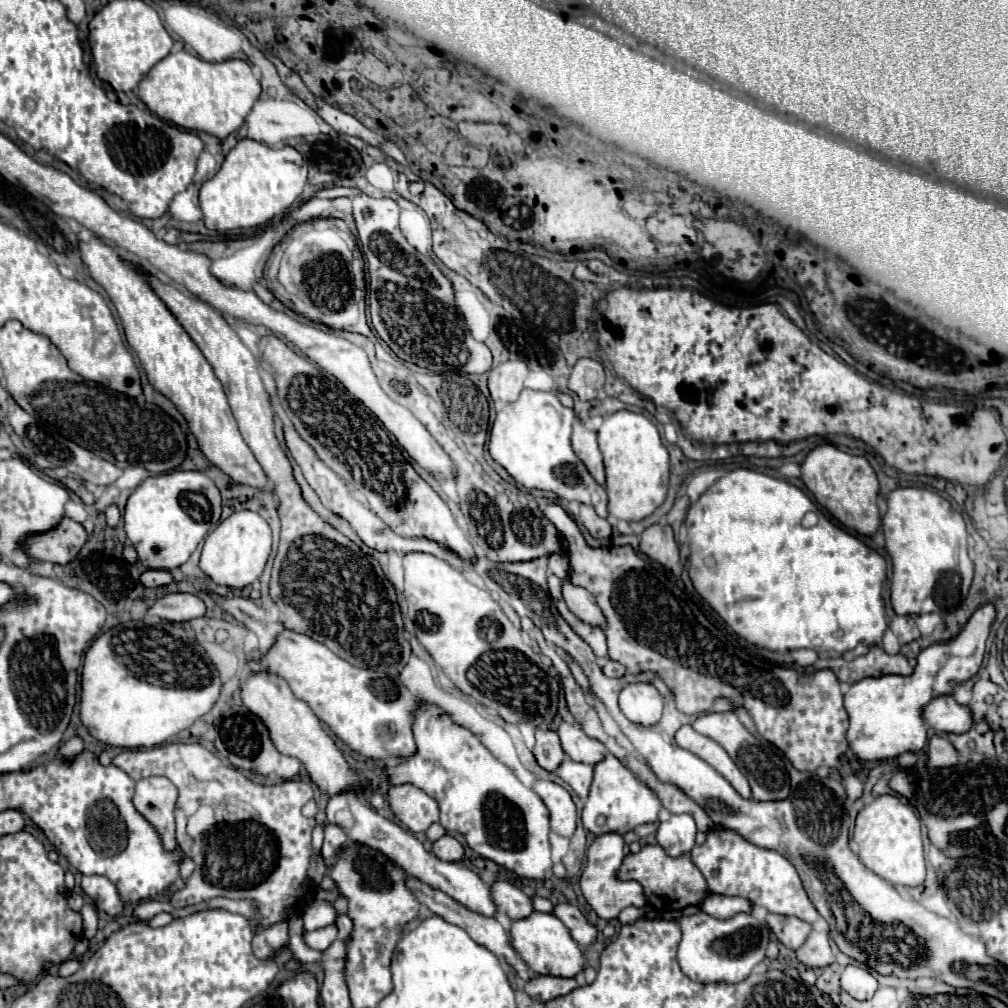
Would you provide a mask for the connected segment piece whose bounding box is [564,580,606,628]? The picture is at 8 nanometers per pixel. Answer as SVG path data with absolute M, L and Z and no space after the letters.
M564 580L564 600L572 614L576 614L582 622L598 628L606 628L606 618L602 610L596 604L596 598L588 594L588 590L572 586L568 580Z

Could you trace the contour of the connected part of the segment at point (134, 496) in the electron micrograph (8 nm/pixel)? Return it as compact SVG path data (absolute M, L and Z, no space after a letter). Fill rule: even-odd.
M174 470L146 478L130 494L124 510L126 536L130 538L130 542L138 552L138 560L152 570L172 570L182 566L196 550L200 540L204 540L204 536L216 528L218 520L220 520L220 490L216 488L216 484L202 472L184 472L184 470ZM182 492L204 494L210 502L212 518L208 522L192 520L192 516L180 506Z

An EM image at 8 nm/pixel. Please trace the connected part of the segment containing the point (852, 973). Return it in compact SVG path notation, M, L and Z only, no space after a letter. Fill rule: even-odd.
M846 966L844 972L842 972L842 980L840 980L840 986L856 1000L868 1000L874 996L876 988L878 988L878 982L876 978L864 970L864 968L858 968L858 966Z

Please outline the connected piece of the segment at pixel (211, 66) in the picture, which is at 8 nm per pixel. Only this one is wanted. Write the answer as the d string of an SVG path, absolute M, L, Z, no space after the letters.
M172 52L168 54L168 58L160 60L150 72L148 72L148 80L144 78L140 82L140 100L160 118L170 120L182 128L188 130L200 130L200 132L208 132L216 138L226 138L228 134L232 134L234 130L238 130L244 124L244 118L248 116L248 112L252 110L254 102L260 96L260 82L254 78L248 62L244 60L224 60L224 62L206 62L190 52Z

